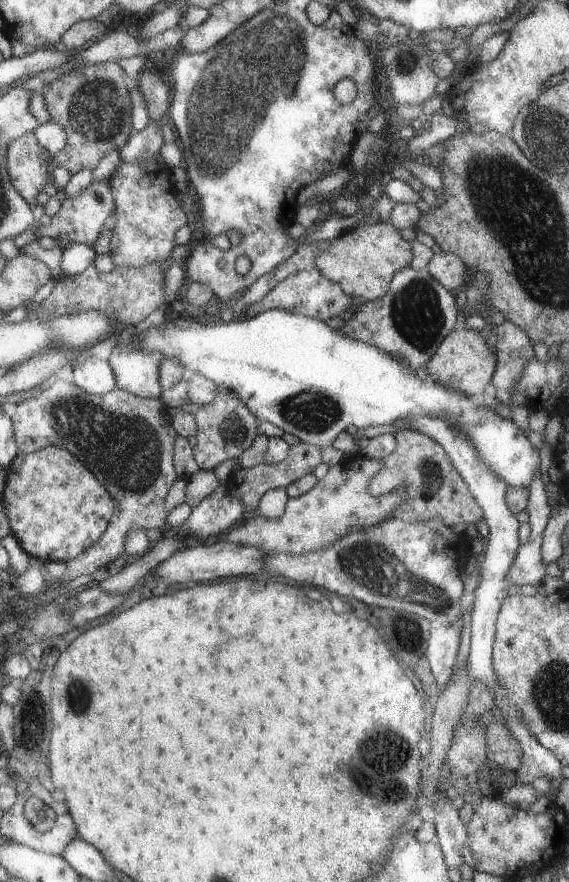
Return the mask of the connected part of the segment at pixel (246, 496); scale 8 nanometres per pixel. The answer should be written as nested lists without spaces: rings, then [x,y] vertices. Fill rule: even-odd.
[[[306,443],[293,444],[290,446],[287,456],[278,464],[267,465],[260,463],[248,468],[239,466],[227,480],[225,480],[224,488],[231,495],[235,496],[244,505],[244,514],[241,520],[247,516],[254,514],[259,498],[270,489],[285,489],[290,483],[298,480],[302,475],[312,473],[312,469],[320,464],[320,450]]]

